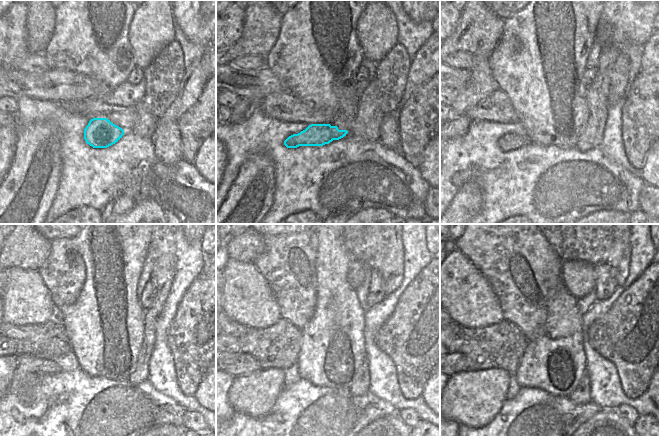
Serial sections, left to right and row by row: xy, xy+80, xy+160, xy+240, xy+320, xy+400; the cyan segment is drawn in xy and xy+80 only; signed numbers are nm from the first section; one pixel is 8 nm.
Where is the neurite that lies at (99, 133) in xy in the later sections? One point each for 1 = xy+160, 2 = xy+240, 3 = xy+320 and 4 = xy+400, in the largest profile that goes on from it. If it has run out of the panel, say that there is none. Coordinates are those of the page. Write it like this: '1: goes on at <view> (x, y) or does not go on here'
1: goes on at xy+160 (509, 142)
2: goes on at xy+240 (28, 368)
3: goes on at xy+320 (236, 365)
4: goes on at xy+400 (460, 364)

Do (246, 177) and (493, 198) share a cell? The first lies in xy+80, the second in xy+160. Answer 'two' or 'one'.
two

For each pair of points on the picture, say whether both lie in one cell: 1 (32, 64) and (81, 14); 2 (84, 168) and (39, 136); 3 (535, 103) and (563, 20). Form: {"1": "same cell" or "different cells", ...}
{"1": "different cells", "2": "different cells", "3": "same cell"}

